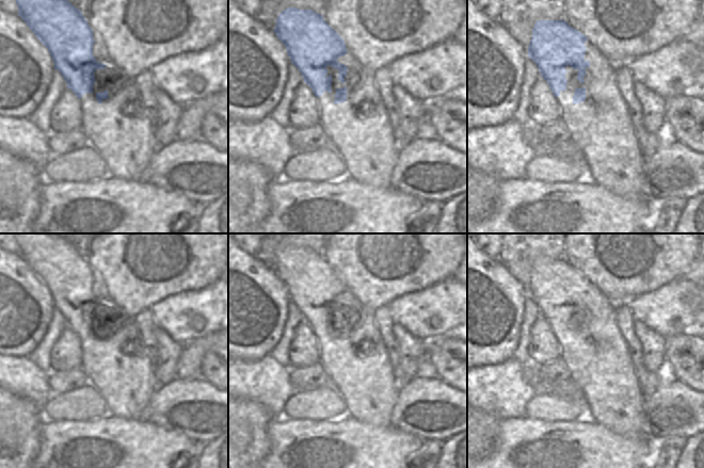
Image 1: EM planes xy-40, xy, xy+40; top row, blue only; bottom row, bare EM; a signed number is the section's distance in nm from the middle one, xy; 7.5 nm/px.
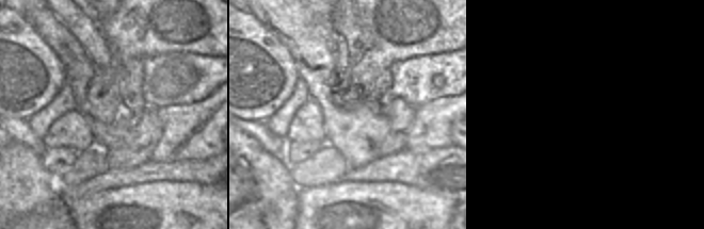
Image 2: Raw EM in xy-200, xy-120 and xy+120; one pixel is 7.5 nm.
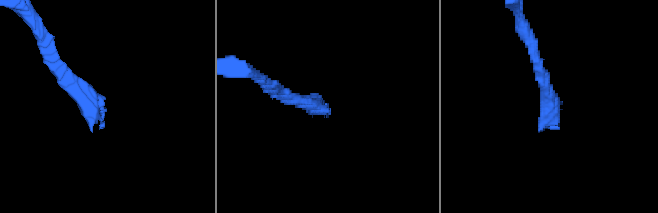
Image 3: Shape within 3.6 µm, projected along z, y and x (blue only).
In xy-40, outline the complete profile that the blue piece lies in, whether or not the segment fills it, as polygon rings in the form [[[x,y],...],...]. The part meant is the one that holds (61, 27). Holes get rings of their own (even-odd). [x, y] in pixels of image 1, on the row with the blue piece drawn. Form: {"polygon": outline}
{"polygon": [[[16,0],[18,15],[48,49],[53,62],[82,107],[82,130],[89,144],[103,158],[108,174],[124,180],[140,180],[157,146],[137,148],[138,134],[129,132],[129,102],[126,97],[109,100],[110,92],[93,93],[95,70],[107,67],[93,55],[93,30],[82,12],[67,0]]]}

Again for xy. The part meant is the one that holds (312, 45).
{"polygon": [[[288,7],[284,10],[276,19],[276,26],[273,30],[278,39],[285,45],[291,63],[300,70],[304,82],[313,90],[319,104],[319,123],[321,124],[330,144],[336,149],[347,166],[347,176],[363,183],[375,187],[378,189],[387,189],[391,187],[391,173],[398,158],[398,148],[395,146],[384,146],[375,148],[377,136],[369,133],[364,126],[367,124],[361,118],[356,118],[353,111],[362,103],[363,97],[349,99],[349,90],[345,86],[345,77],[348,67],[338,62],[338,58],[349,51],[342,37],[323,19],[323,16],[311,10],[299,10]],[[331,65],[338,69],[338,79],[334,80],[334,74],[327,75],[327,66]]]}

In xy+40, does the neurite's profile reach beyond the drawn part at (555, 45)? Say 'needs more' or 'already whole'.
needs more

